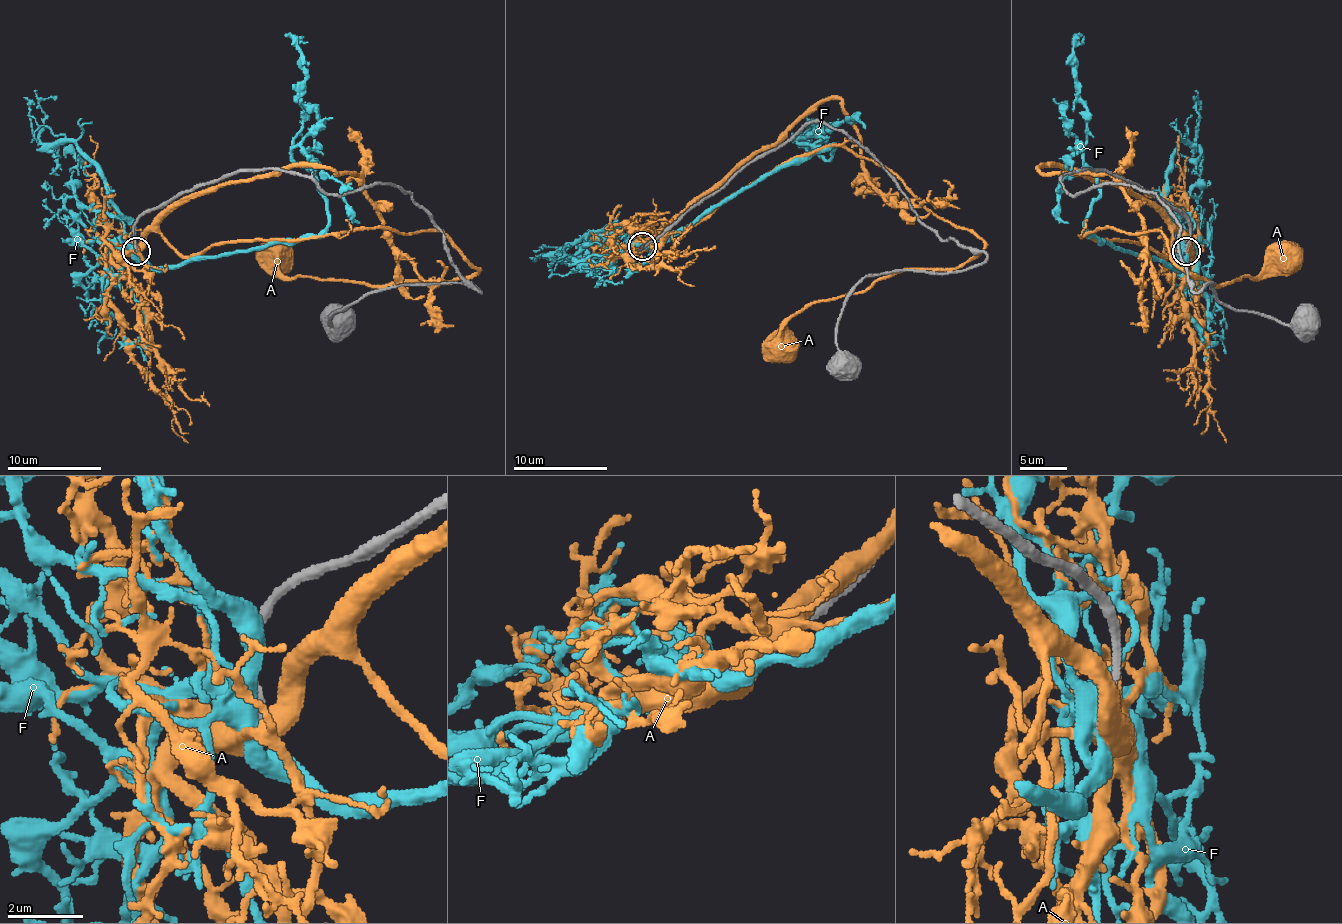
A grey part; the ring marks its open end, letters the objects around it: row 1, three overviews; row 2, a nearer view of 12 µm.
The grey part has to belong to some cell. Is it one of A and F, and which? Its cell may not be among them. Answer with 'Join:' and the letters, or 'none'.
Join: F

